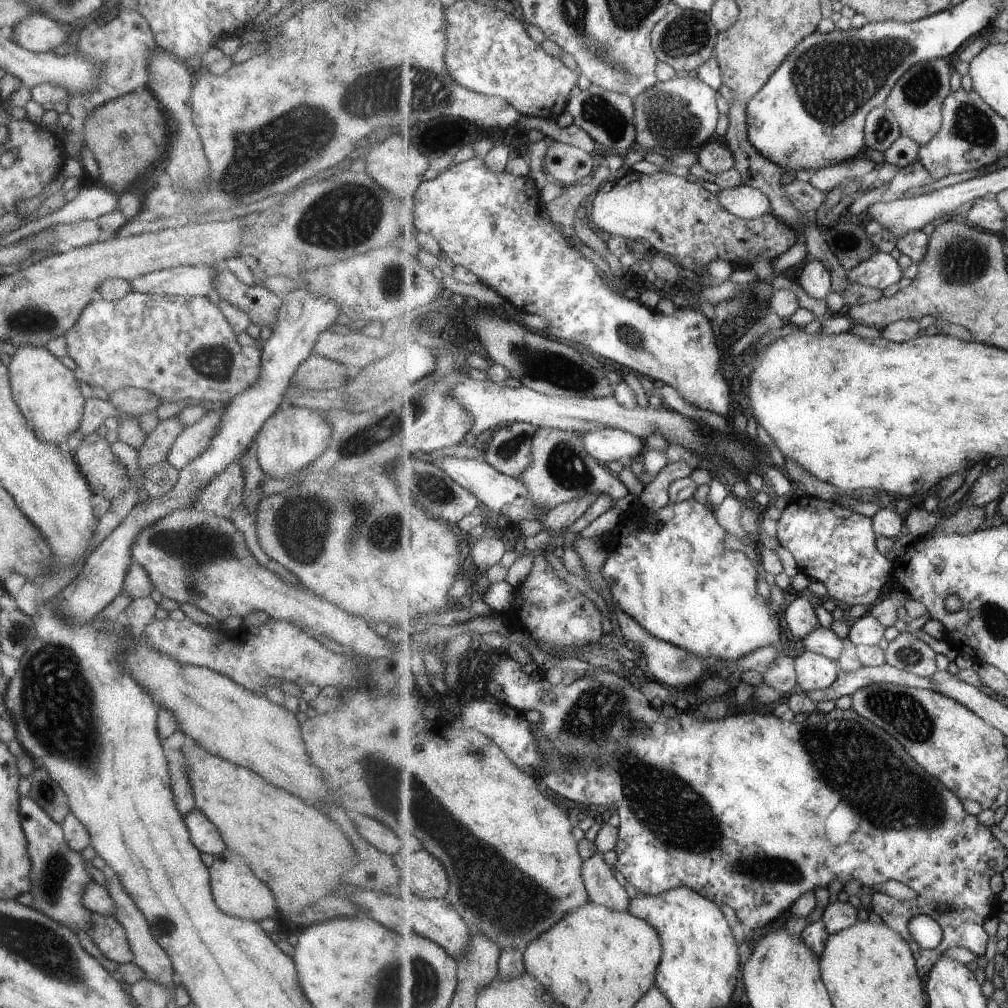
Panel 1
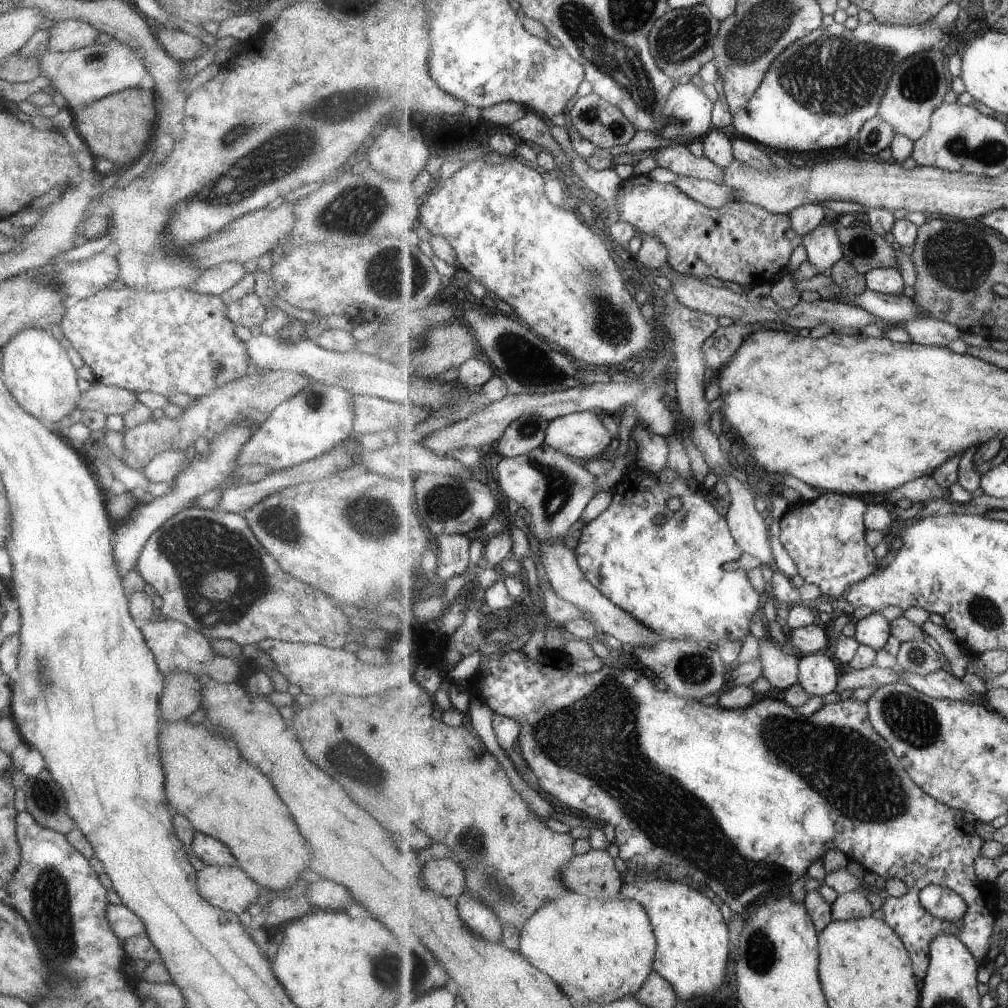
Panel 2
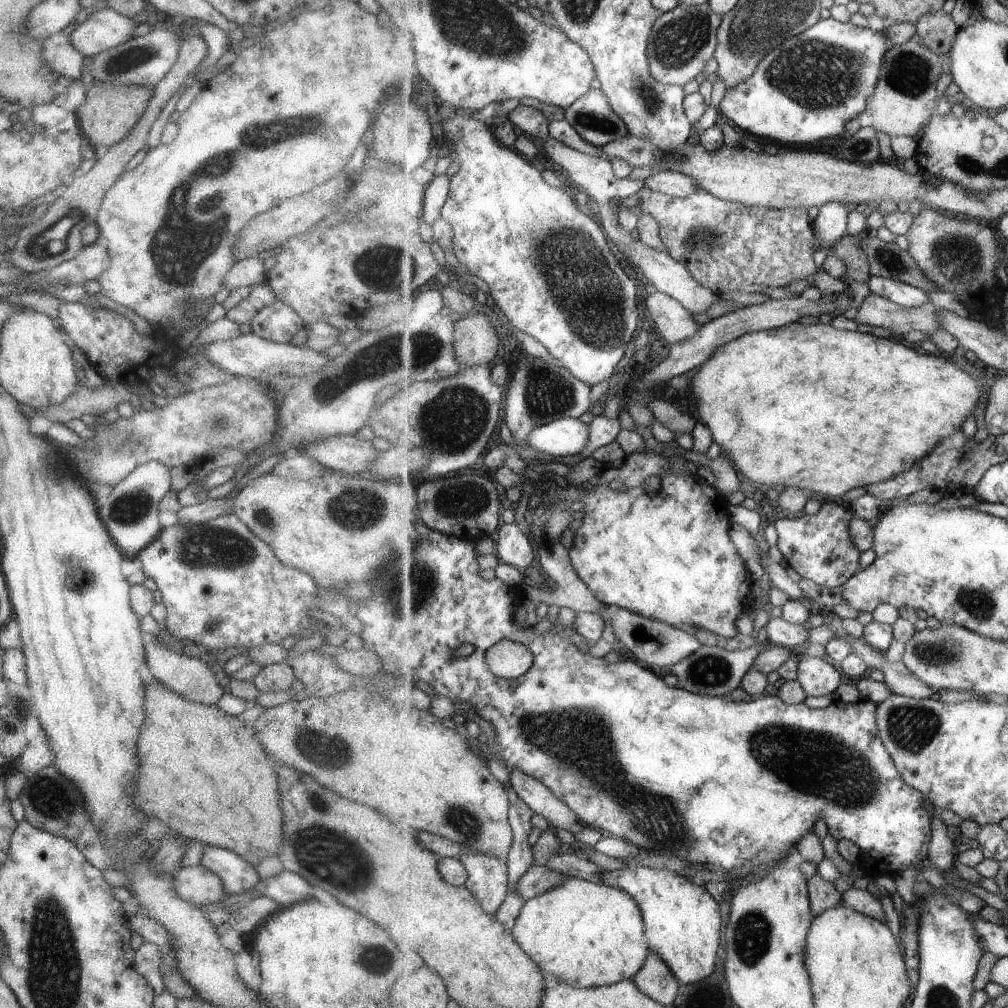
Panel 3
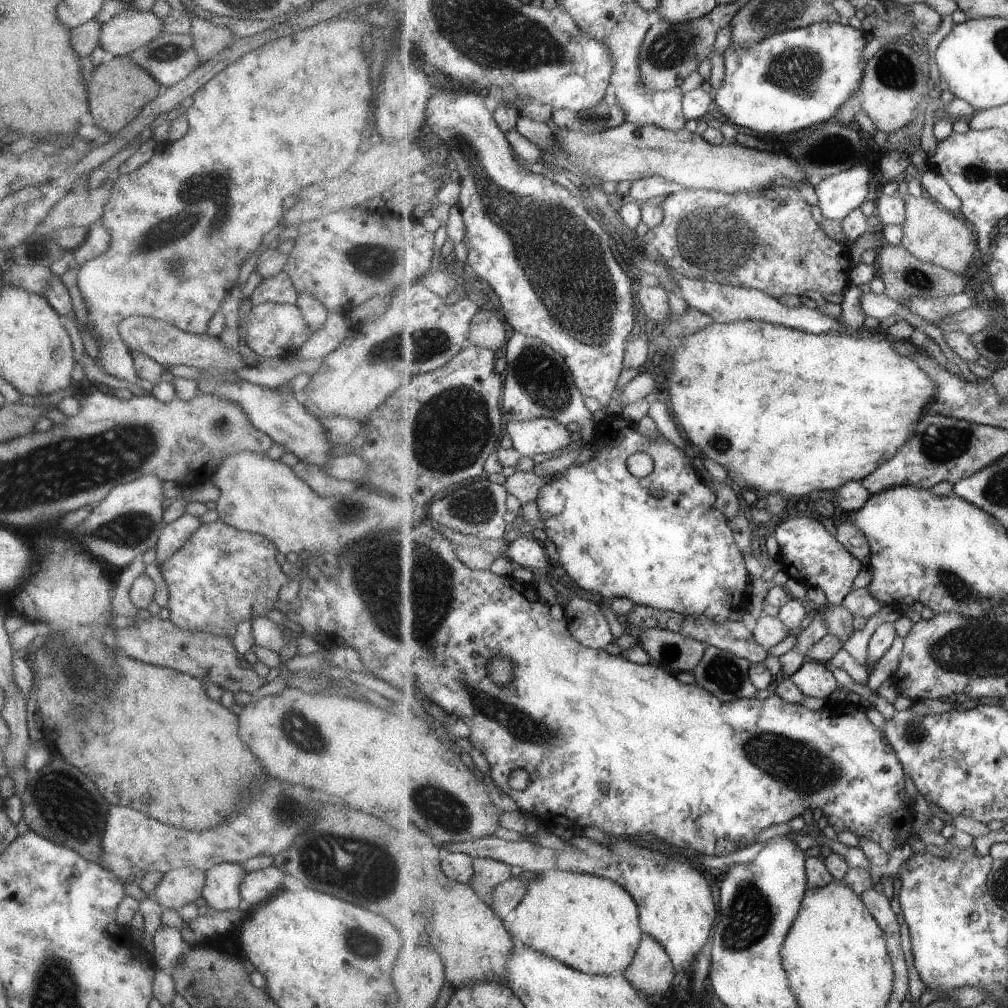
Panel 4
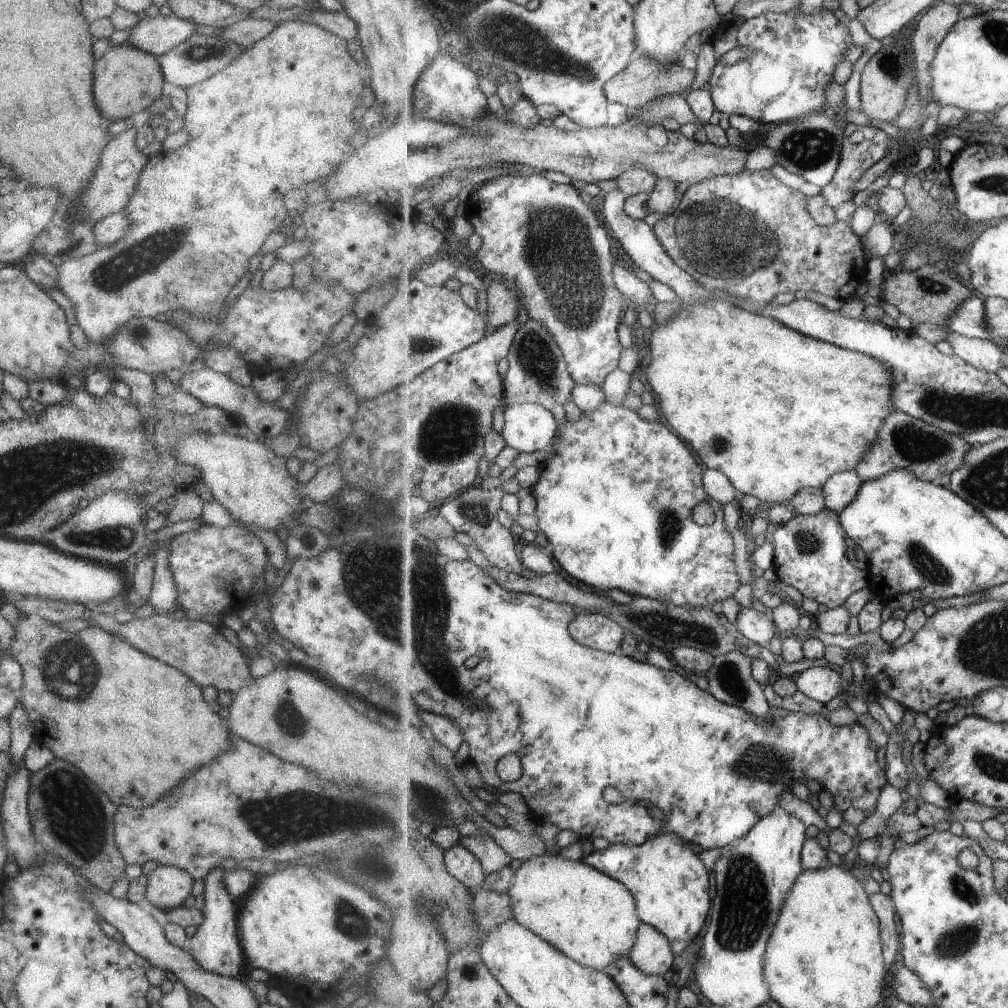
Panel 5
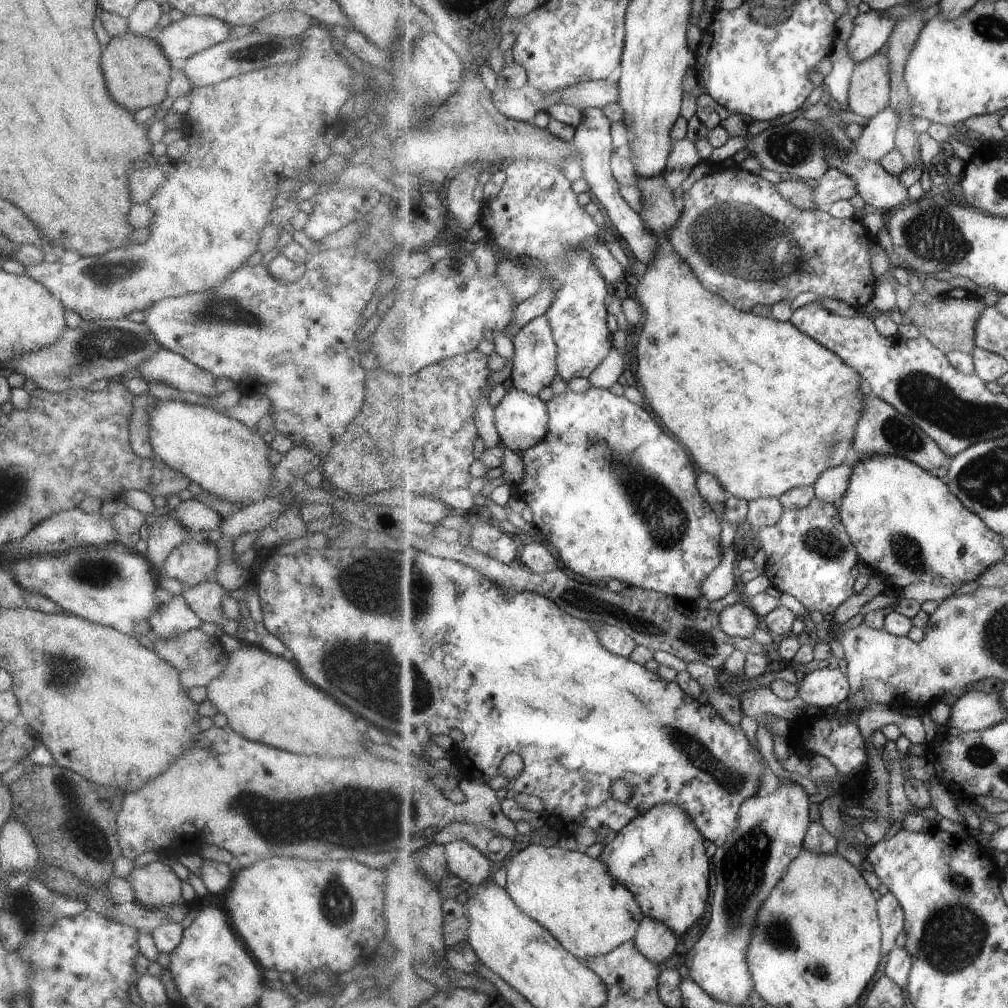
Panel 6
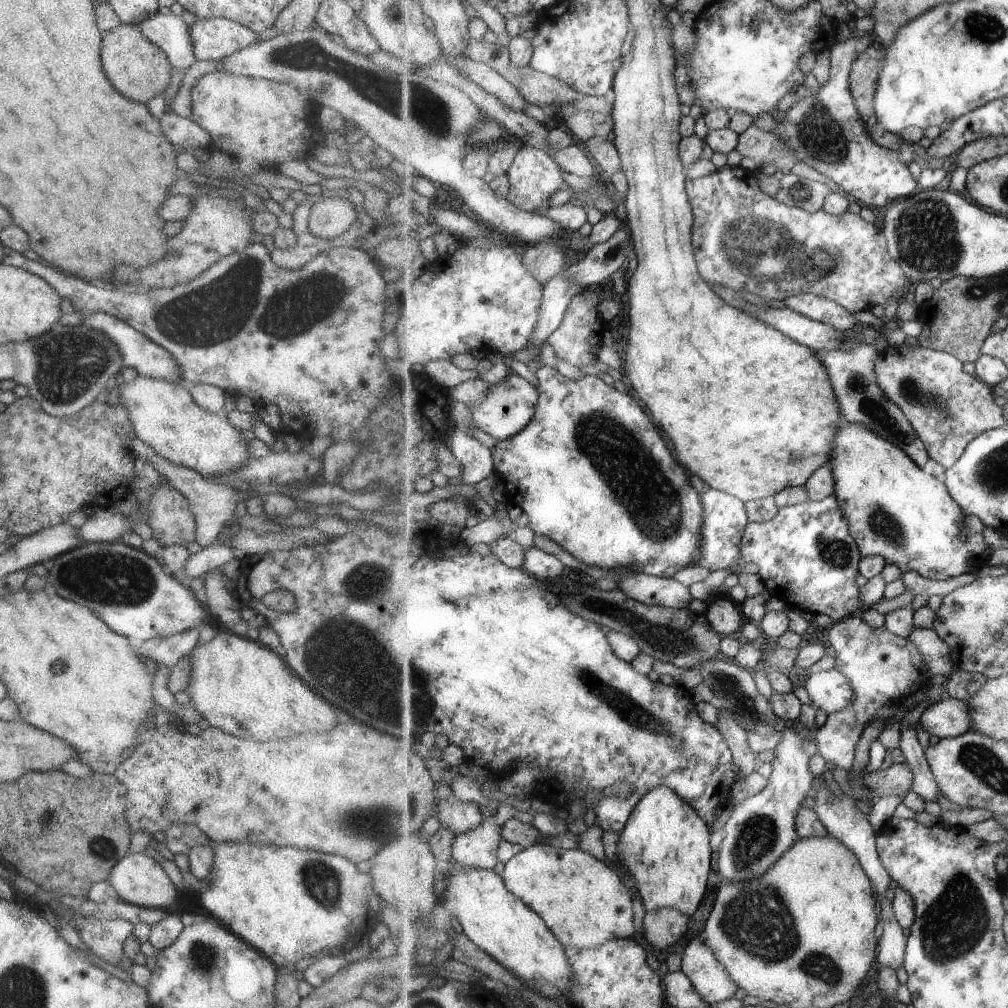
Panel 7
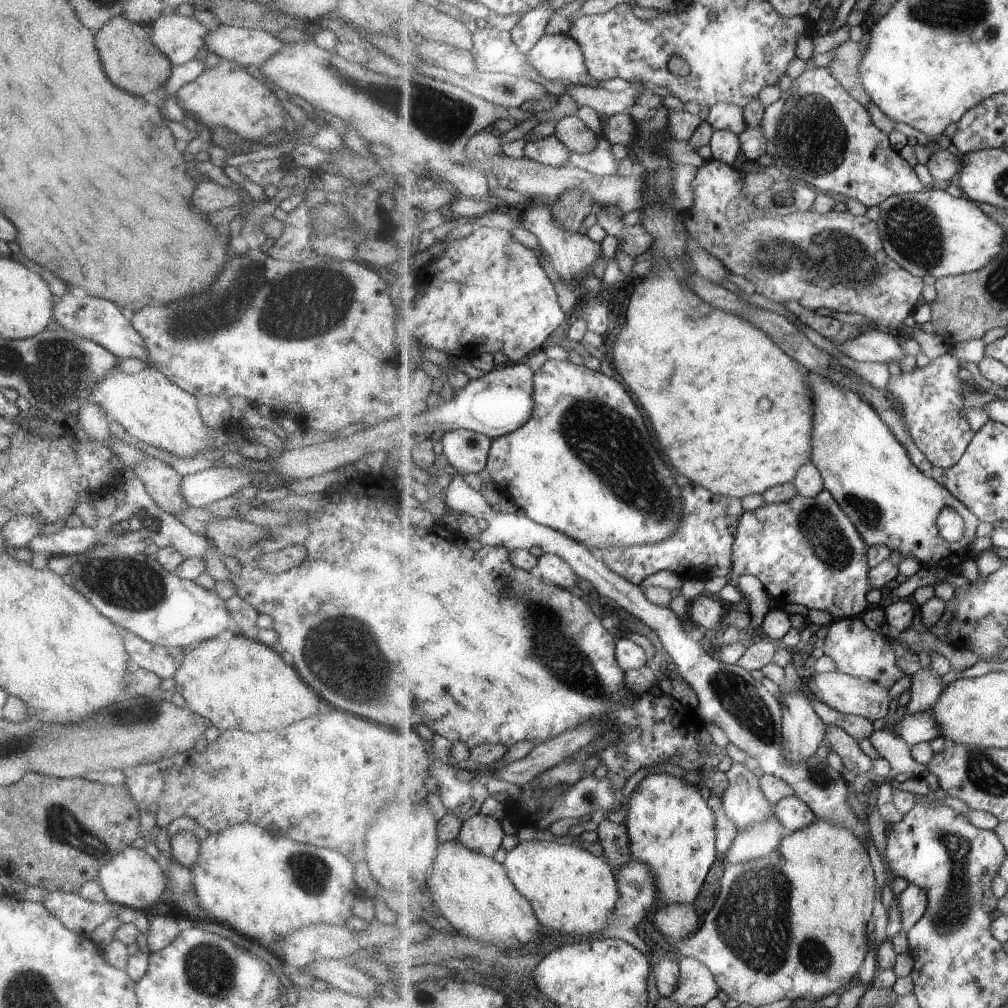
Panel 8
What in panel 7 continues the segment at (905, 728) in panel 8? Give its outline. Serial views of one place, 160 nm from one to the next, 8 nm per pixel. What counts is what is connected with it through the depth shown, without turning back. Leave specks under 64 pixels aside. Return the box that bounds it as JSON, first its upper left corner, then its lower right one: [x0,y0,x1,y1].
[918,696,973,739]

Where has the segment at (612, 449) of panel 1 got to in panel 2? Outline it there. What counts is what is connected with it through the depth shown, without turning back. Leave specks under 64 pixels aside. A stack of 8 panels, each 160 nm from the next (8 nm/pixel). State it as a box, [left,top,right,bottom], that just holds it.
[545,411,613,461]

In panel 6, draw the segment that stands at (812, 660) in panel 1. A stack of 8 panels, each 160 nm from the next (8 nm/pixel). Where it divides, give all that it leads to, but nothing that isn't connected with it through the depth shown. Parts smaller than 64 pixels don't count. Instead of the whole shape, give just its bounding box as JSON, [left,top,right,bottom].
[798,668,850,712]

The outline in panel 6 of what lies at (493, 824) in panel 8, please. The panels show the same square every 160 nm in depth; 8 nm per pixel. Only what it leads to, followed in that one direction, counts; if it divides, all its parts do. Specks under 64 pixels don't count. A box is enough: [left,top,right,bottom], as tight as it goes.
[444,841,493,885]

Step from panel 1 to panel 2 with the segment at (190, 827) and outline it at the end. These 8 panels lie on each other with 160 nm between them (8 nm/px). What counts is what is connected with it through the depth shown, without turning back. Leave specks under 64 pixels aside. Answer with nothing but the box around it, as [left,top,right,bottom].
[188,832,236,865]

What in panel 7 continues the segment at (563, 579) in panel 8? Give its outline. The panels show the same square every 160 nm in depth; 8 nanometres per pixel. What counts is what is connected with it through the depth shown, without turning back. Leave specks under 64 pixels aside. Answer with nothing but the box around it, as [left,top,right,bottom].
[521,546,565,581]

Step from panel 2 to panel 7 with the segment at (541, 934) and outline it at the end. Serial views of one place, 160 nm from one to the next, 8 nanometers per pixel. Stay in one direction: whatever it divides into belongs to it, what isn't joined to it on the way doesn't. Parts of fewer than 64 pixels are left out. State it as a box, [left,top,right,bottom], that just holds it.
[502,843,637,949]

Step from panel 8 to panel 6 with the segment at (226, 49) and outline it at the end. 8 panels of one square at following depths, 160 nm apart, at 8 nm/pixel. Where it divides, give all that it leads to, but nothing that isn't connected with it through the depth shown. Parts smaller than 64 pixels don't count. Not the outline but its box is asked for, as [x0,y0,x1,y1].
[154,15,231,61]

